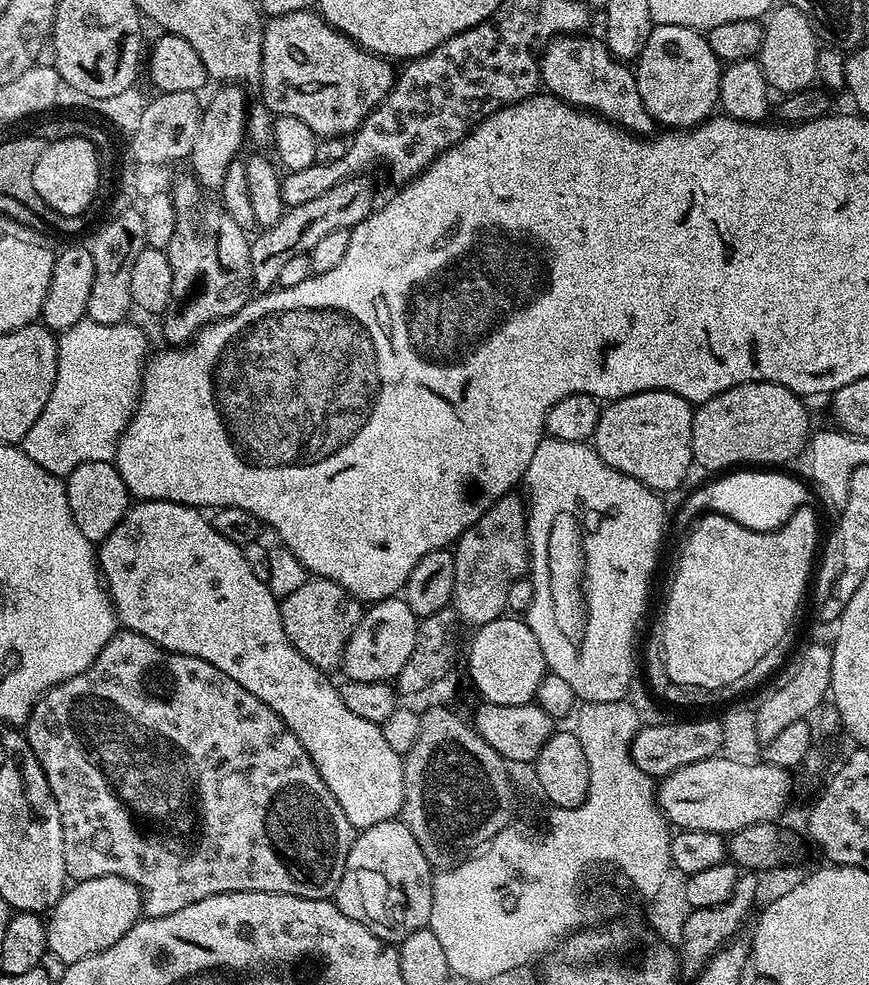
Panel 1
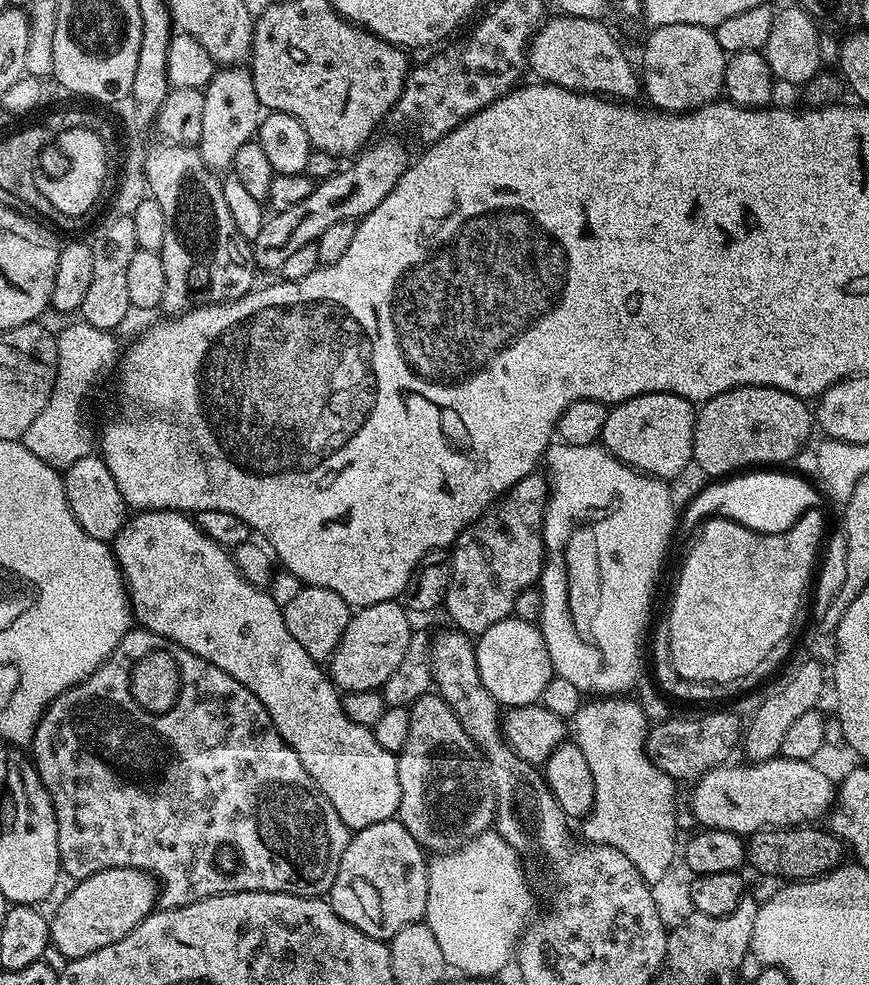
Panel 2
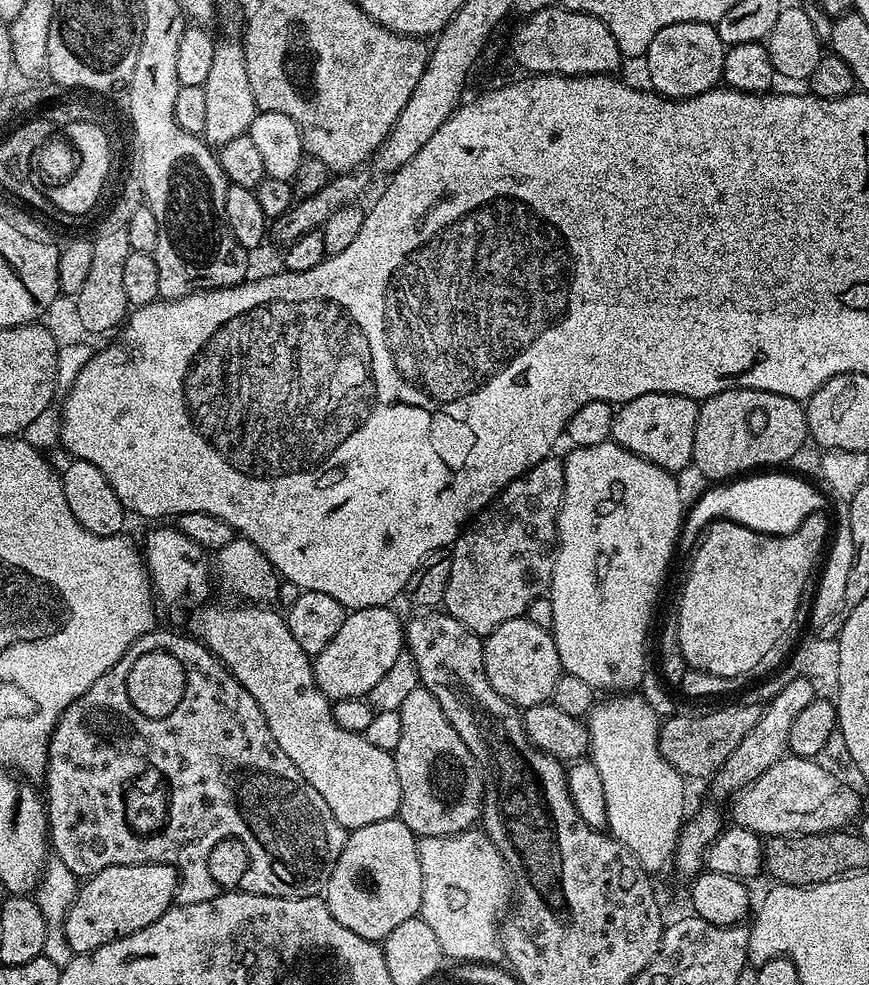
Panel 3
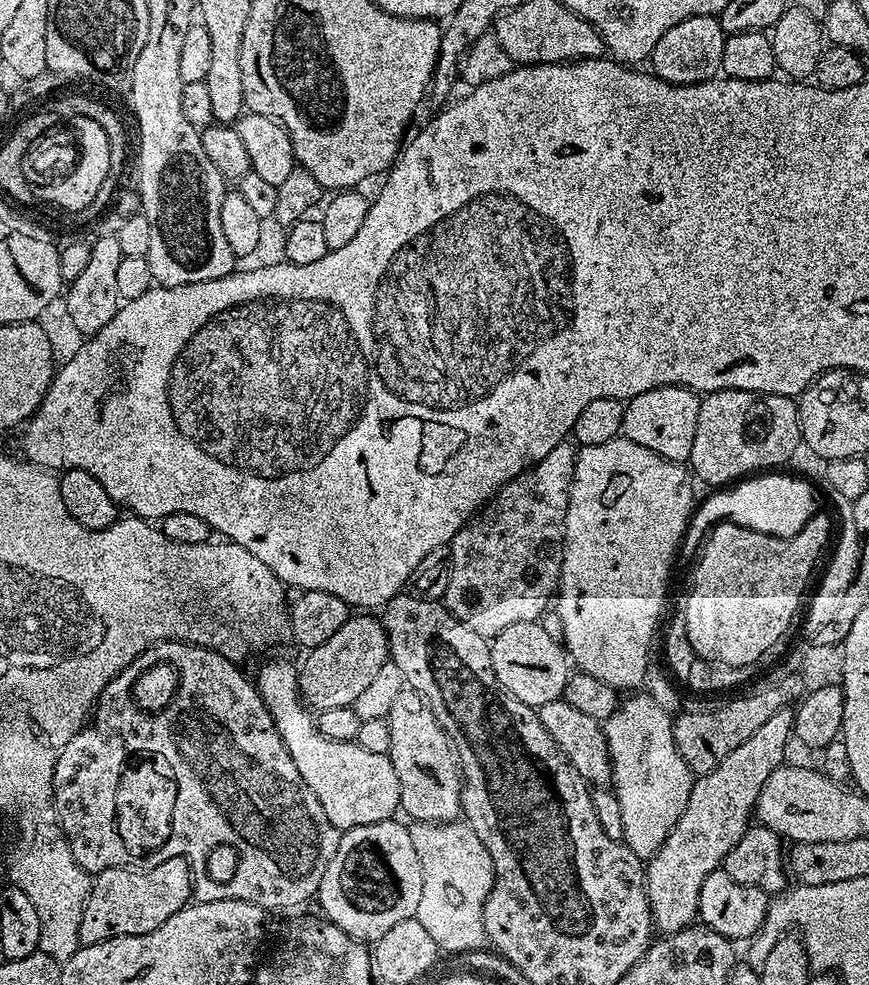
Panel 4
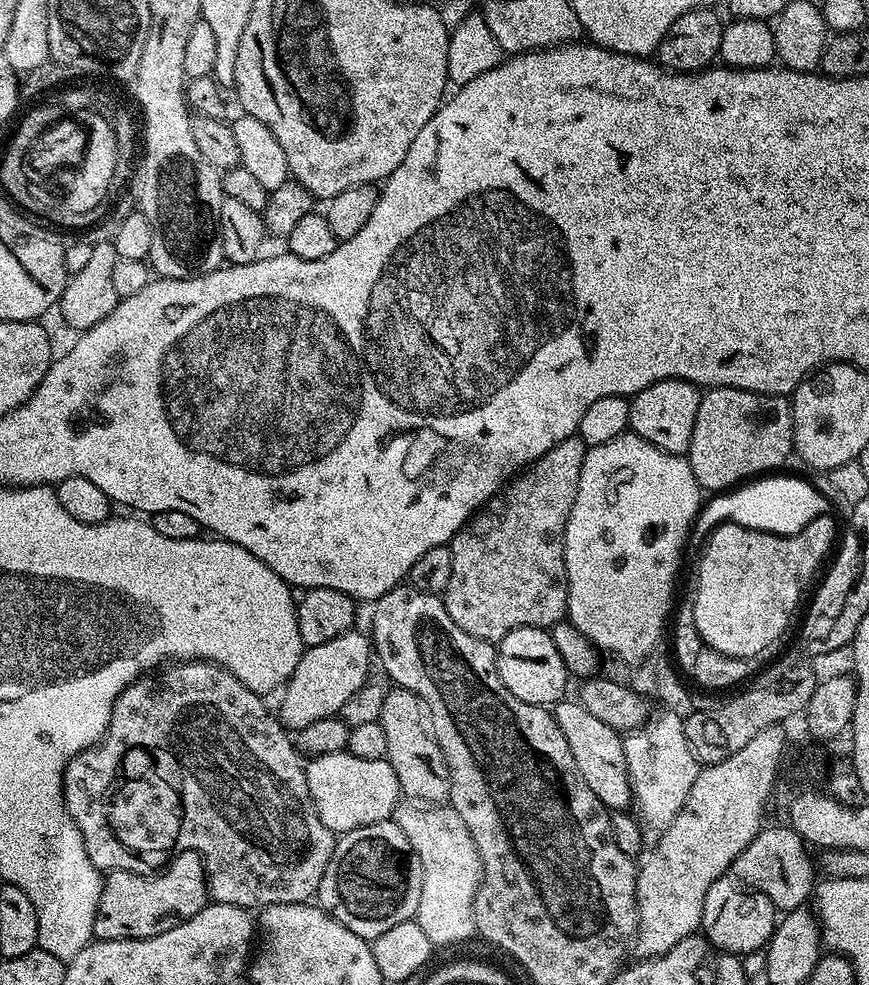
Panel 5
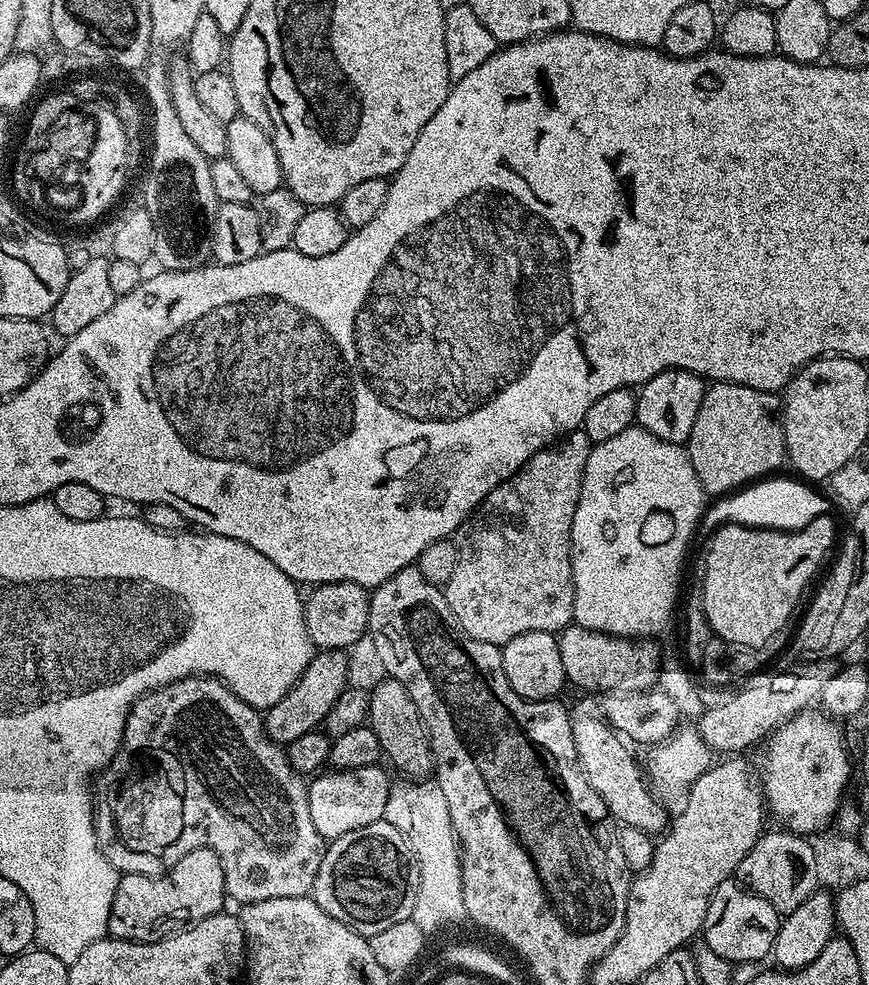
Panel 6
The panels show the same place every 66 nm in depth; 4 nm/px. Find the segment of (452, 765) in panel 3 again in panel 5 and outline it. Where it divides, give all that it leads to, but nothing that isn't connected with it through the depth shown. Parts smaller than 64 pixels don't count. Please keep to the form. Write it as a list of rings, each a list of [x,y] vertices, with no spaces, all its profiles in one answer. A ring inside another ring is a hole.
[[[389,687],[386,702],[382,702],[379,721],[383,733],[386,734],[386,759],[398,778],[401,793],[412,802],[423,802],[428,806],[443,805],[450,790],[448,767],[434,738],[432,716],[422,698],[405,688]]]

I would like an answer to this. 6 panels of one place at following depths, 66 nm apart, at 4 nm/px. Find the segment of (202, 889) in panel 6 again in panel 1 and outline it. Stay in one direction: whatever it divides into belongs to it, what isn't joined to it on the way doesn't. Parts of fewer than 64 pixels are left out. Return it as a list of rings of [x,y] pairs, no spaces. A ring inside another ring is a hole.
[[[117,876],[75,881],[47,913],[48,951],[66,965],[82,962],[82,958],[90,958],[90,954],[114,946],[141,916],[142,897],[134,881]]]

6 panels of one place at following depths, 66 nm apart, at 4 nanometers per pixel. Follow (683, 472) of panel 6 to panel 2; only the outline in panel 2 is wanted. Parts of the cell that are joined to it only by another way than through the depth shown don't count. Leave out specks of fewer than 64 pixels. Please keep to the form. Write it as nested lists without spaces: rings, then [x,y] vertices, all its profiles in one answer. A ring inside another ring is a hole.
[[[563,442],[549,444],[546,453],[546,464],[552,467],[550,471],[550,491],[548,505],[544,515],[544,550],[546,559],[544,572],[540,575],[538,587],[542,594],[542,614],[538,621],[540,633],[544,635],[546,650],[550,654],[550,662],[555,675],[566,678],[566,682],[574,682],[576,691],[581,694],[591,694],[596,698],[616,698],[621,694],[633,691],[642,673],[640,667],[640,643],[644,640],[644,627],[648,624],[648,611],[652,608],[652,591],[656,588],[656,579],[660,576],[660,567],[664,564],[664,555],[668,552],[668,543],[677,531],[678,508],[672,505],[672,492],[667,483],[647,476],[628,464],[622,463],[614,454],[610,454],[599,443],[590,446],[570,446]]]

